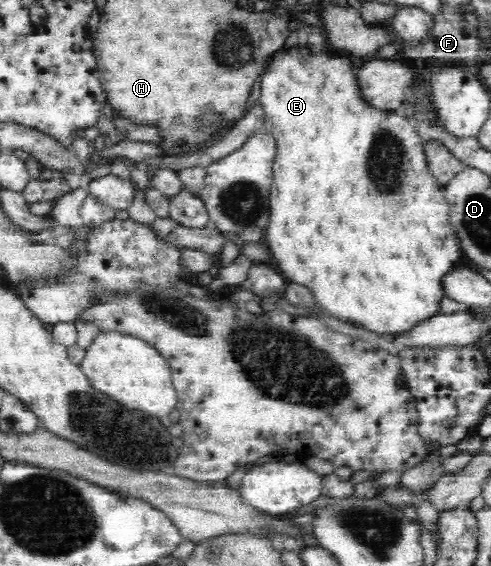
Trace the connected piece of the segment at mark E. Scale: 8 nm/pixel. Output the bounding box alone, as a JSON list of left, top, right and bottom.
[260,47,462,339]

